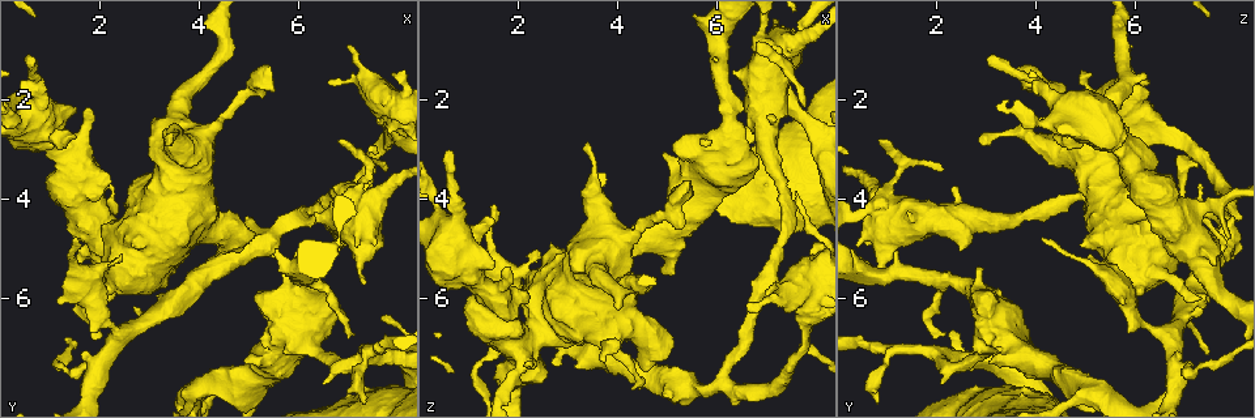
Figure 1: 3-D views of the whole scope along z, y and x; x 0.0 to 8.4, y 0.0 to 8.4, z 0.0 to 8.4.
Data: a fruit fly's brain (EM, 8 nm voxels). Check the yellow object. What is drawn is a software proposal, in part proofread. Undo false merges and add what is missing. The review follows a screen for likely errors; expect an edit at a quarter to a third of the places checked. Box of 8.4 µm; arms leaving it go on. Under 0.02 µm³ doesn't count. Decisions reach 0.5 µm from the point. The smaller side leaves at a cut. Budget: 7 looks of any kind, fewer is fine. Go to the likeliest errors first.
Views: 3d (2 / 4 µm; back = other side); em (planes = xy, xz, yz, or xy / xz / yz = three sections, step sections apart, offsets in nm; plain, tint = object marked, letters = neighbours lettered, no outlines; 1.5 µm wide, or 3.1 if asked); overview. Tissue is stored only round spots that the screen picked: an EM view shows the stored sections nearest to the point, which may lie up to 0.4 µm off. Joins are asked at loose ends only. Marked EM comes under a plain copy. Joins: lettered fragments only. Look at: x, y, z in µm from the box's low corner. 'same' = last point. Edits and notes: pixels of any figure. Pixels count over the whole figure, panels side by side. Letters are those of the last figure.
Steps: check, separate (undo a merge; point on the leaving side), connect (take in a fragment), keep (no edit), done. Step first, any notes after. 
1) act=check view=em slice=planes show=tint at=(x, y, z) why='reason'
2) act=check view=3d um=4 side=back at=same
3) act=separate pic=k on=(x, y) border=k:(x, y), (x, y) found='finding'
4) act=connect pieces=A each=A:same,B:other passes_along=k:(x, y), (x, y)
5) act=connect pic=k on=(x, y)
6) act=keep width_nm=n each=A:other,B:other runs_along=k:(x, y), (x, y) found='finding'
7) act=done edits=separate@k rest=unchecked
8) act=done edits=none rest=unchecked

act=check view=3d um=4 at=(5.40, 1.40, 3.65) why='end of a long branch'

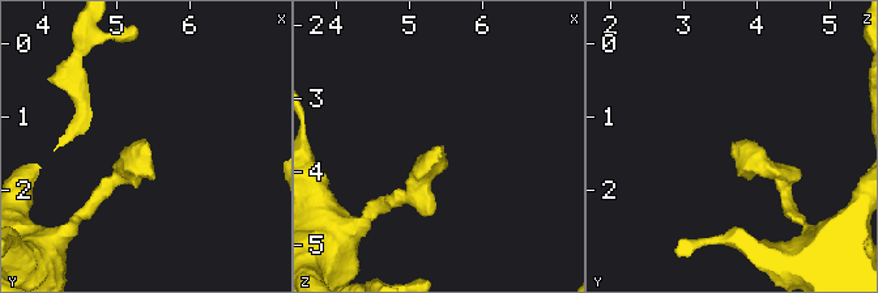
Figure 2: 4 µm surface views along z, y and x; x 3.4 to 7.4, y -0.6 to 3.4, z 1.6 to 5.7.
act=check view=em slice=xy step=4 show=tint at=(5.40, 1.35, 3.70) why='now the EM'

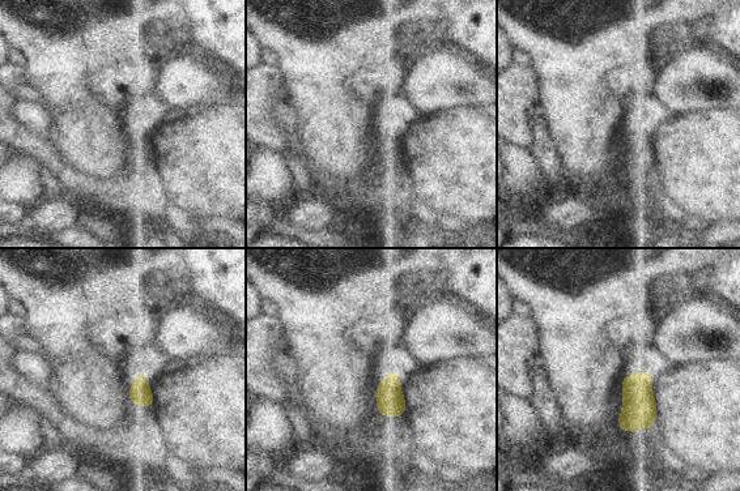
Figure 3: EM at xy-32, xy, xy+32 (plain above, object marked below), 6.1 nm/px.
act=check view=em slice=yz step=8 show=letters at=same why='another direction'

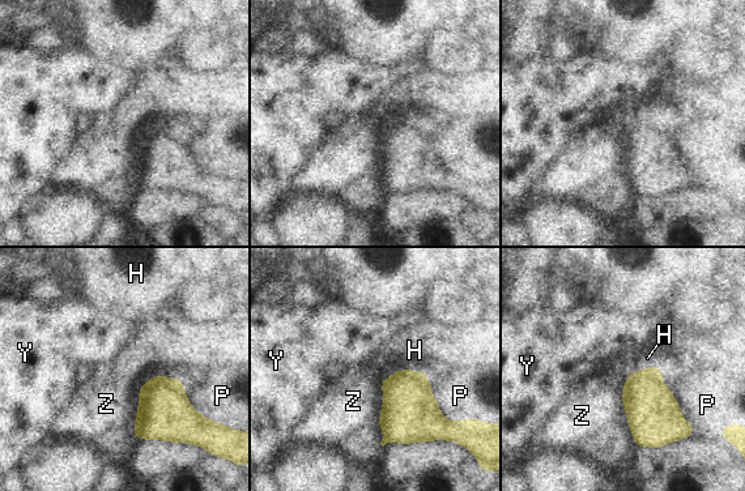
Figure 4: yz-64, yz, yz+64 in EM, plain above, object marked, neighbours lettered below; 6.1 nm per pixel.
act=keep each=H:other,P:other,Y:other,Z:other border=4:(425, 371), (396, 370), (382, 380) found='none of them fits'

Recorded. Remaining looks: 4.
act=check view=3d um=2 at=(1.85, 2.20, 5.40) why='free end'

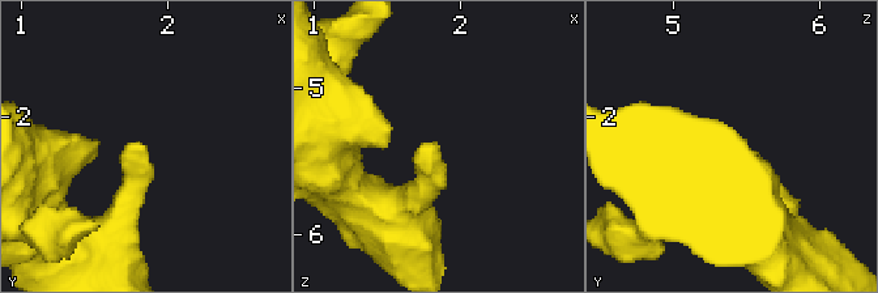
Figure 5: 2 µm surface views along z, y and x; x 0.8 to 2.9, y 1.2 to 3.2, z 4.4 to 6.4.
act=check view=em slice=yz step=4 show=tint at=(1.84, 2.18, 5.40) why='need the tissue'

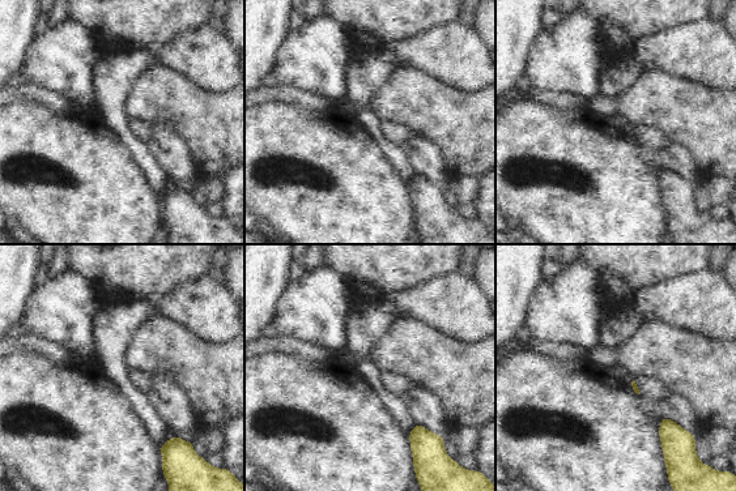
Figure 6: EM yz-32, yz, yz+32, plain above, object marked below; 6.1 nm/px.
act=check view=em slice=planes show=letters at=same

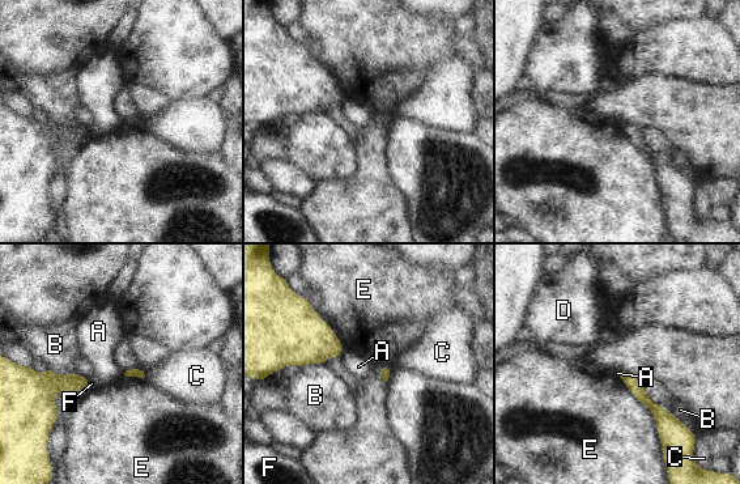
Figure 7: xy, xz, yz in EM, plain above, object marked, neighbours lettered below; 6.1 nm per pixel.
act=keep longest_contact=E:500nm each=A:other,B:other,C:other,D:other,E:other,F:other runs_along=7:(622, 374), (667, 421), (673, 421) found='none of them fits'

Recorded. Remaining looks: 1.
act=check view=em slice=planes show=letters at=(2.10, 4.25, 7.20) why='calibre changes'

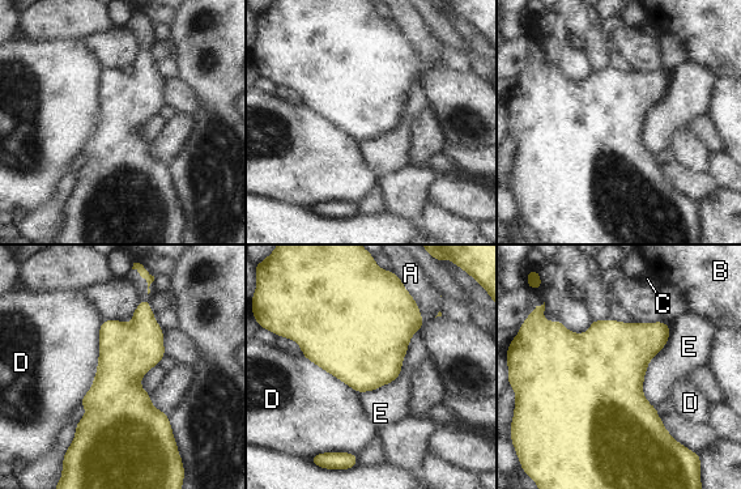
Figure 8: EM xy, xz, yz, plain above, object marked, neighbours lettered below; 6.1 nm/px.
act=keep longest_contact=D:550nm each=A:other,B:other,C:other,D:other,E:other border=8:(102, 320), (97, 371), (79, 405) found='continuous, no second neuron'

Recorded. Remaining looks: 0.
act=done edits=none rest=unchecked

